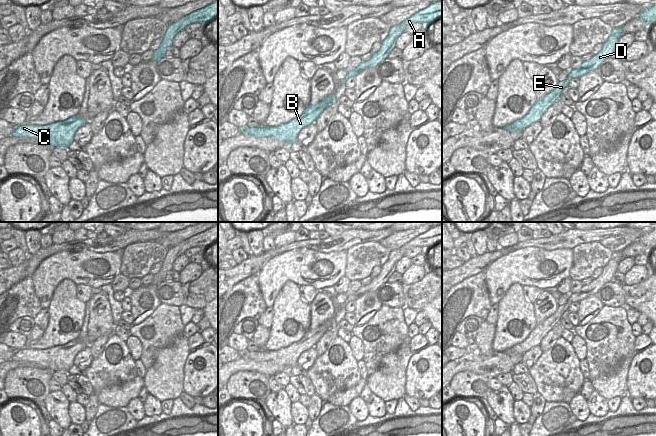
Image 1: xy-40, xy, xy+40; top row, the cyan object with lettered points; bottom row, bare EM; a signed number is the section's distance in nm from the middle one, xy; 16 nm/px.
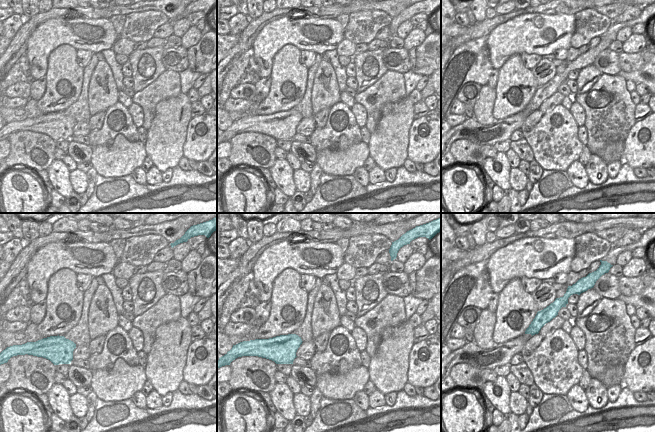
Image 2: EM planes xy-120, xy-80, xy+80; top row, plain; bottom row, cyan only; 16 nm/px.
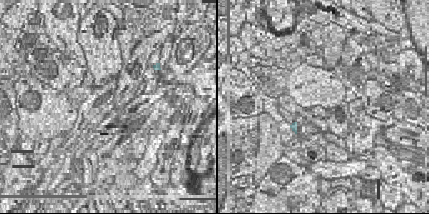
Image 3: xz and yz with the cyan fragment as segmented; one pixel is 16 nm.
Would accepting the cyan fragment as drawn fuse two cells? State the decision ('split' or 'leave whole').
leave whole

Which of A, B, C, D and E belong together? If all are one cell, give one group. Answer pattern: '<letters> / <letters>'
A B C D E

